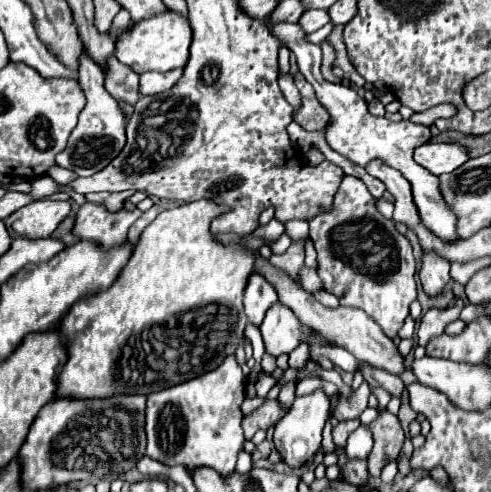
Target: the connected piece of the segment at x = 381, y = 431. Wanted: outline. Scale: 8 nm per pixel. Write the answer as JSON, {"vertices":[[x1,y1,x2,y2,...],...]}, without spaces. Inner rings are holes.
{"vertices":[[388,410,380,412,380,416,370,424,370,430,374,434,374,448,368,456,368,472,380,476,382,468,398,458,406,436,398,416]]}

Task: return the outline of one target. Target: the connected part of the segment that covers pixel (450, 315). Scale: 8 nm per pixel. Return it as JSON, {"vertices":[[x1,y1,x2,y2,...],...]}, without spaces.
{"vertices":[[458,302,452,308,442,308,442,310,432,308,432,310,428,310,422,316,420,326,418,326,418,344,420,346,426,346,430,342,430,338,444,334,444,328,450,322,458,320,460,318,460,312,462,312,462,302]]}

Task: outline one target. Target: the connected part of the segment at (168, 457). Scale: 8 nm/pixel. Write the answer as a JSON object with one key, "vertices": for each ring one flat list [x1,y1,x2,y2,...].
{"vertices":[[228,356,222,360,218,368,212,372,206,372,194,380,188,380,180,386,172,386,160,392,154,392,148,396,146,404,146,434,148,434,148,446,146,456,164,462,164,464,182,464,190,472,196,466,210,466,216,468,222,476,228,476,234,470,236,456,242,450,244,432,242,432,242,412,240,404,244,400,246,390,246,376,242,368,236,362,236,356]]}

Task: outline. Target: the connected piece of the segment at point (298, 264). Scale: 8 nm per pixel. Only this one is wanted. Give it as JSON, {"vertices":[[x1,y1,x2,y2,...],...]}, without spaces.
{"vertices":[[292,242,292,246,284,254,270,256,270,262,272,266,288,272,288,276,298,280,298,272,304,266,304,242]]}

